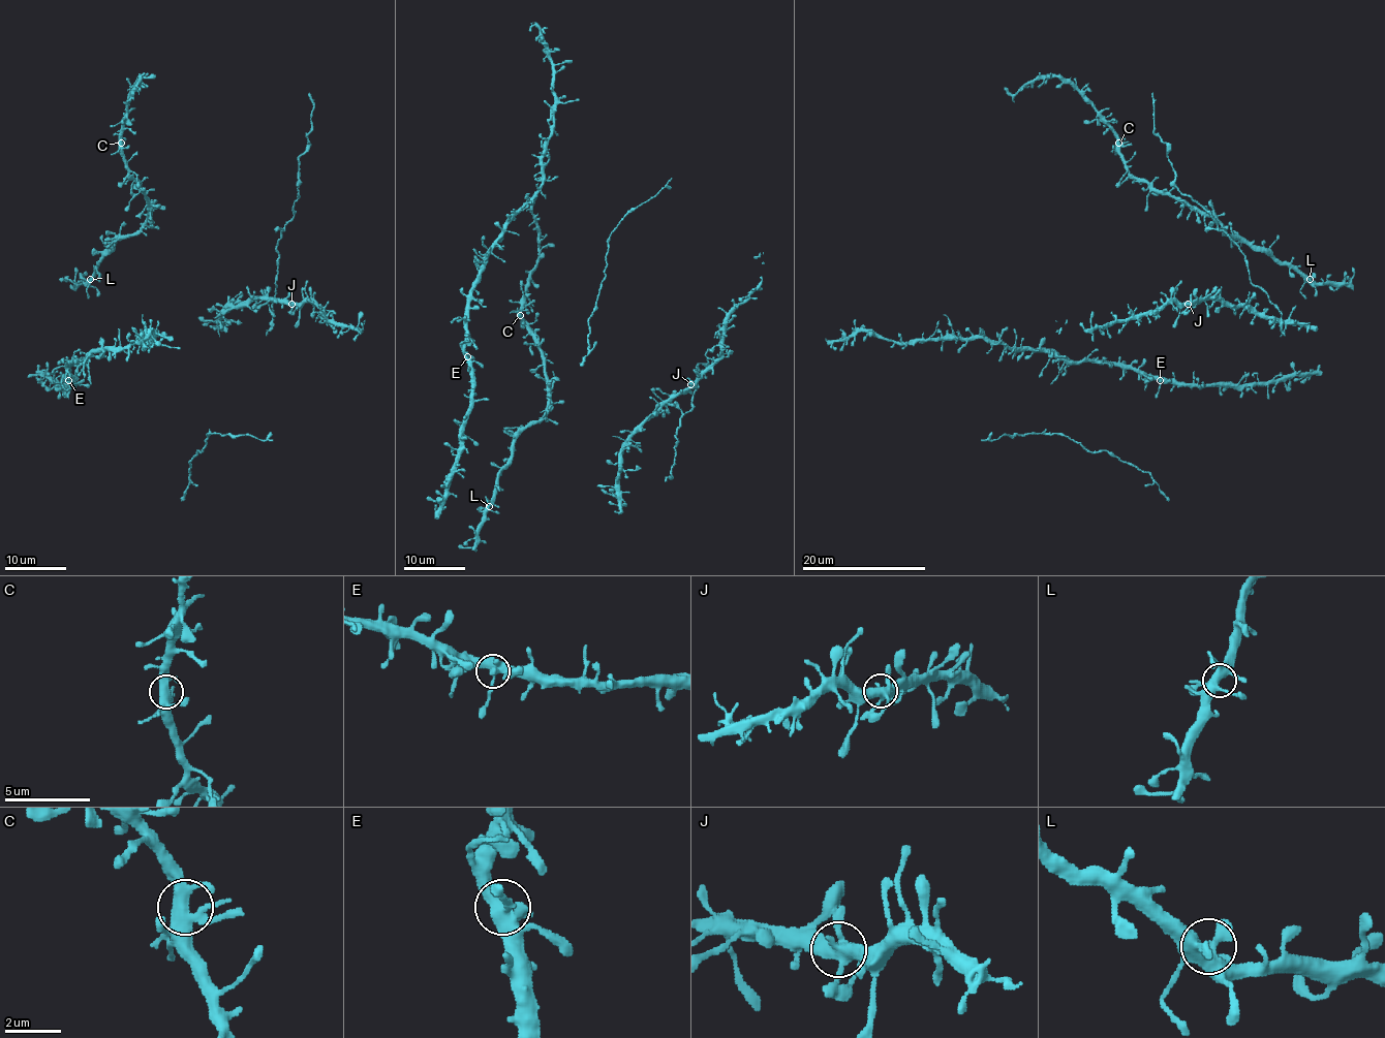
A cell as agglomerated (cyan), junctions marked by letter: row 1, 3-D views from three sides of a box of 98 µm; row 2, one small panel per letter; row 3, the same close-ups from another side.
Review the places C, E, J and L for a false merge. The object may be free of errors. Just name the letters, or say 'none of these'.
none of these

